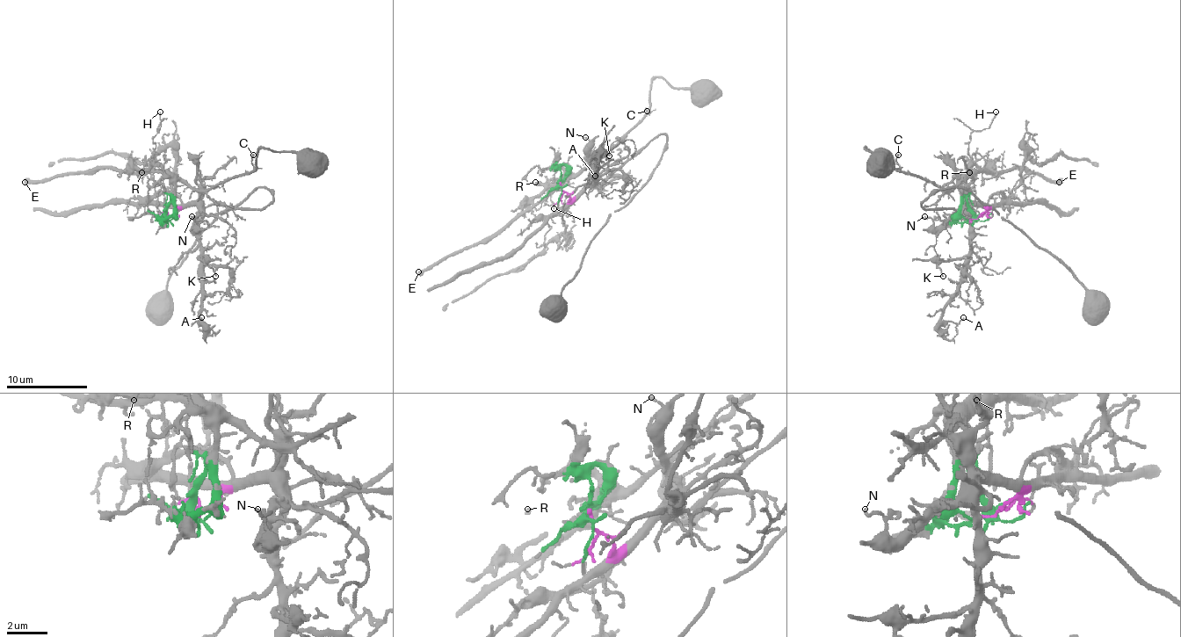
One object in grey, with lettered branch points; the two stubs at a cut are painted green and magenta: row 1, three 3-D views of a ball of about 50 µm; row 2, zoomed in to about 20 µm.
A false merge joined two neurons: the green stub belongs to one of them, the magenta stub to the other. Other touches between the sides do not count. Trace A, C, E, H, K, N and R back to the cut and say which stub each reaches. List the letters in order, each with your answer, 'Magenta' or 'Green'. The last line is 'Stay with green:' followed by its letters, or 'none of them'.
A: Magenta
C: Green
E: Green
H: Green
K: Magenta
N: Magenta
R: Green
Stay with green: C, E, H, R

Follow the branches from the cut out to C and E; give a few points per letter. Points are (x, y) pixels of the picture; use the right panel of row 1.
C: (972, 217), (970, 205), (960, 189), (962, 181), (953, 189), (941, 189), (907, 175), (896, 162), (899, 155)
E: (972, 217), (970, 191), (976, 172), (1023, 169), (1060, 183)

